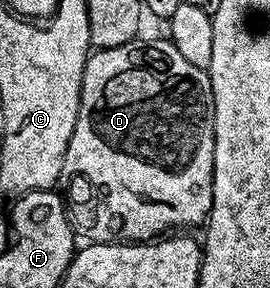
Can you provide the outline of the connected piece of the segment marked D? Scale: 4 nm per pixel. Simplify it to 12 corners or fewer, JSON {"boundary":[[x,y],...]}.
{"boundary":[[169,40],[91,51],[60,188],[75,237],[194,230],[209,71]]}

